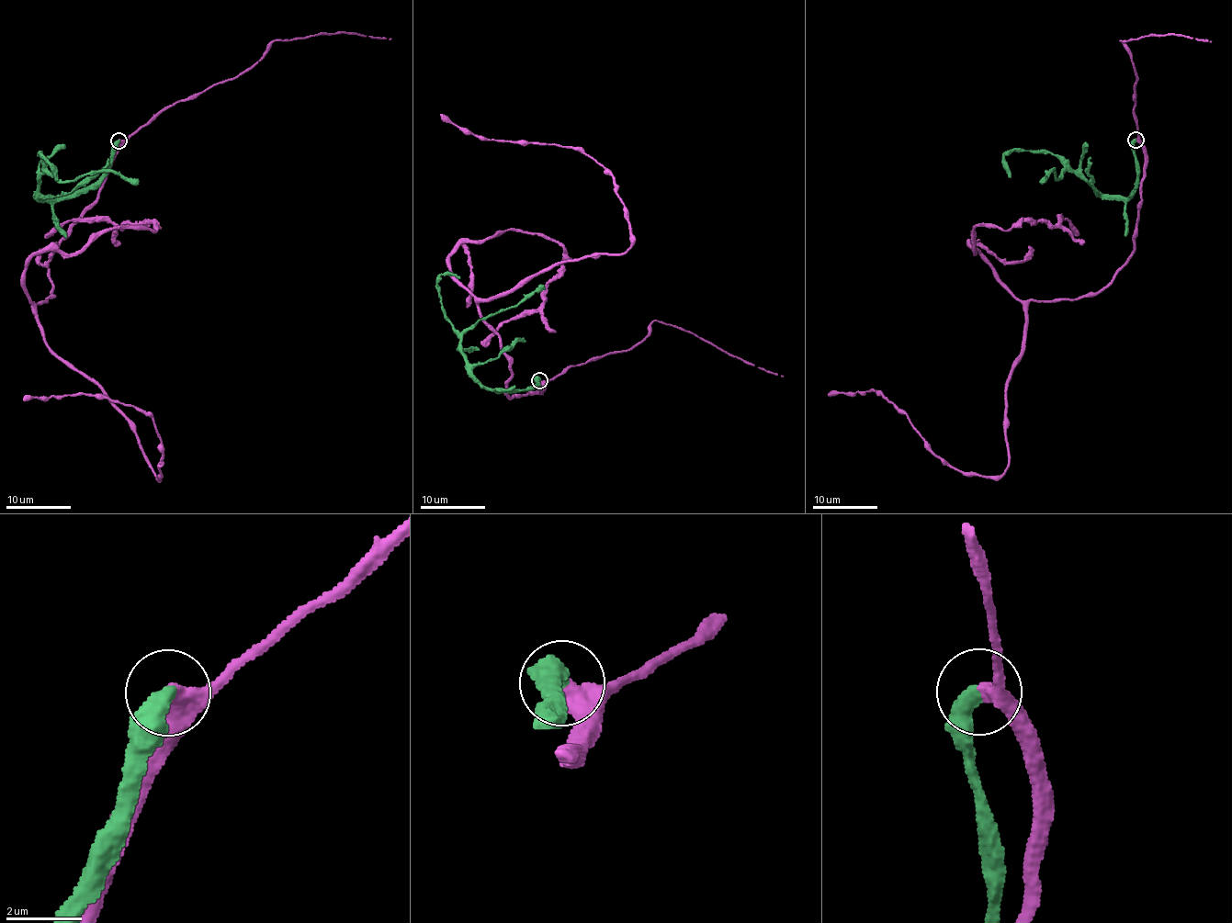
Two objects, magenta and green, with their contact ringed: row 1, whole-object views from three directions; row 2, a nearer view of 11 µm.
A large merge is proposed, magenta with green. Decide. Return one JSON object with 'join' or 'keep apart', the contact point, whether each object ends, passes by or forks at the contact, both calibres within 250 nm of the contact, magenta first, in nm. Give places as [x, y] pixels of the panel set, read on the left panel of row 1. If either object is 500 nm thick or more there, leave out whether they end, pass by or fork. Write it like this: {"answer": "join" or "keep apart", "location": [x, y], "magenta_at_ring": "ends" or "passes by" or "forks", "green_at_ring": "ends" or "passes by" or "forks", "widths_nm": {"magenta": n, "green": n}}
{"answer": "join", "location": [118, 140], "widths_nm": {"magenta": 550, "green": 480}}

